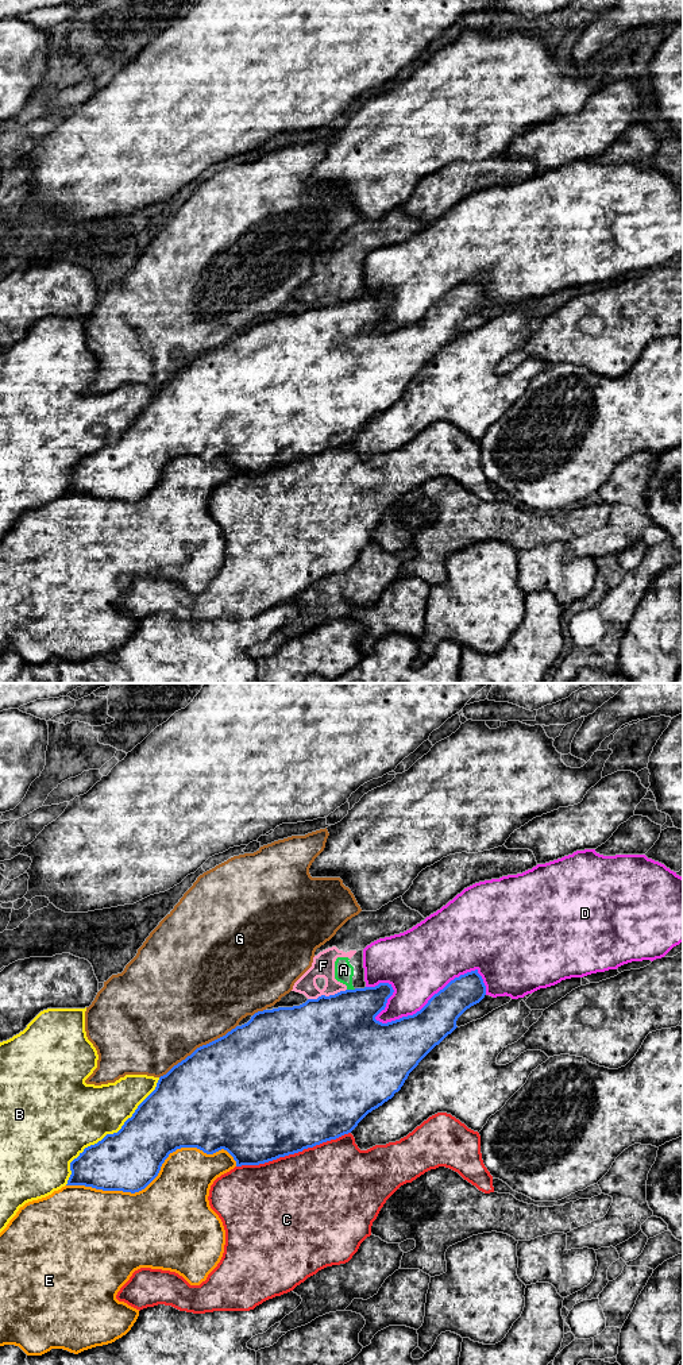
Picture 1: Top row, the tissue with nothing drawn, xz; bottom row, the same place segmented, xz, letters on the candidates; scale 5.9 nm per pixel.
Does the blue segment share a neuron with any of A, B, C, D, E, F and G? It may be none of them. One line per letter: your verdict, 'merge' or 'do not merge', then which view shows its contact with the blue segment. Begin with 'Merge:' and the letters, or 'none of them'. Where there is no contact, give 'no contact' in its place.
Merge: none of them
A: do not merge; meets blue in xz
B: do not merge; meets blue in xz
C: do not merge; meets blue in xz
D: do not merge; meets blue in xz
E: do not merge; meets blue in xz
F: do not merge; meets blue in xz
G: do not merge; meets blue in xz

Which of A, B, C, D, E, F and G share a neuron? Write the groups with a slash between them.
A F / B / C / D / E / G

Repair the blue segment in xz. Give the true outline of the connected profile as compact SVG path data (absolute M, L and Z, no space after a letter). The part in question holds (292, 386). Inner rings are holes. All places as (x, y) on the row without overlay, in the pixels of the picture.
M478 278L467 281L451 289L416 323L382 332L377 329L375 325L385 319L387 308L393 301L391 293L379 292L375 296L346 298L329 305L321 304L317 308L308 308L300 315L278 316L255 321L247 332L236 335L225 344L197 356L190 365L174 374L166 383L161 385L155 398L138 414L132 425L124 431L117 441L107 443L97 452L85 456L84 460L70 471L72 483L66 494L85 494L103 500L135 502L144 498L158 485L169 463L181 456L197 456L207 463L213 463L224 458L234 466L236 475L259 474L351 441L368 421L382 414L401 398L409 382L418 371L458 336L458 327L485 306L486 294Z

